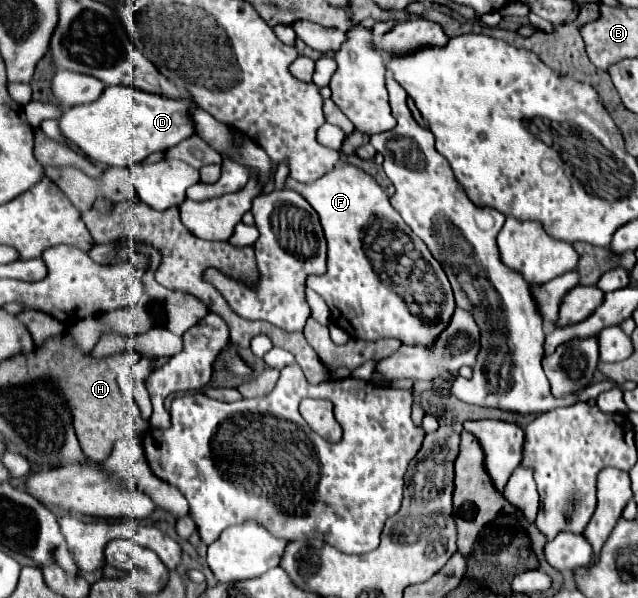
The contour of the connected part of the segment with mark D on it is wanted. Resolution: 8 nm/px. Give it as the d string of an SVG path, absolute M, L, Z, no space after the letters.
M118 85L106 87L94 103L68 109L58 123L62 135L78 145L94 163L132 167L144 161L150 153L168 151L196 133L196 123L190 119L190 103L190 99L170 99L128 85Z

